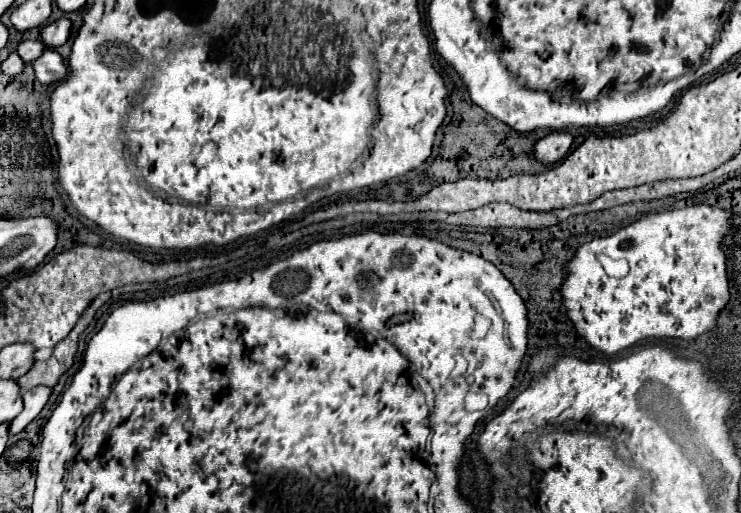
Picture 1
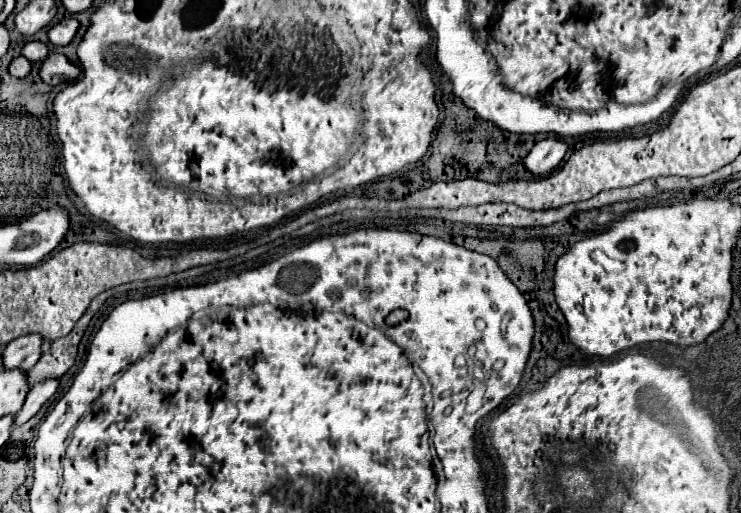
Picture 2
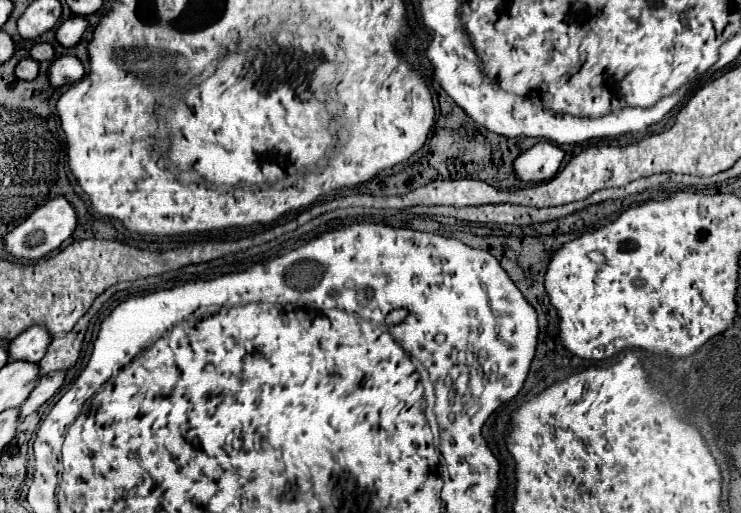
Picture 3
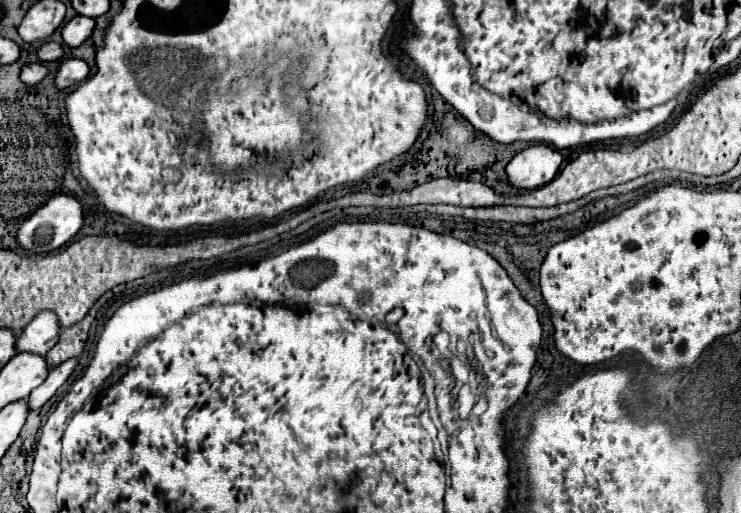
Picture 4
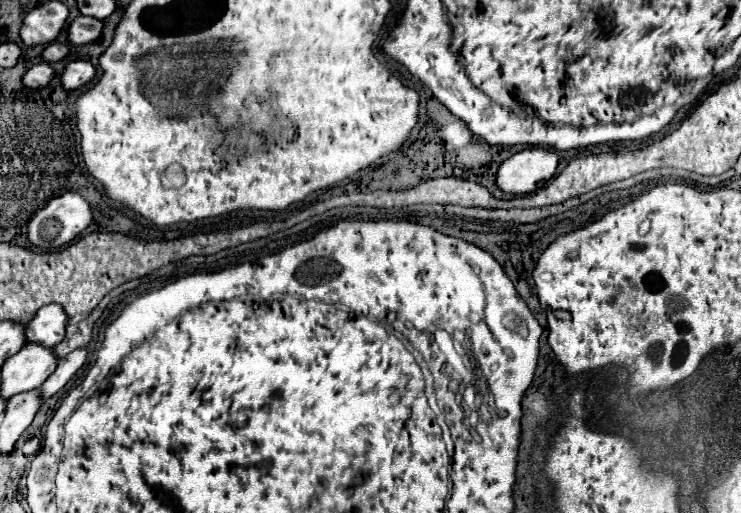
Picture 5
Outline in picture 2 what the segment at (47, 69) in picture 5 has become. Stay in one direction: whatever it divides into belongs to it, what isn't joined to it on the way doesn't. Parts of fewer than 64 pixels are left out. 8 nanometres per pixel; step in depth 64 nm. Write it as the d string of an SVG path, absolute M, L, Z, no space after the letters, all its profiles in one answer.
M18 56L18 58L12 60L8 72L12 76L16 76L16 78L26 78L32 72L32 62L28 58L24 58L24 56Z

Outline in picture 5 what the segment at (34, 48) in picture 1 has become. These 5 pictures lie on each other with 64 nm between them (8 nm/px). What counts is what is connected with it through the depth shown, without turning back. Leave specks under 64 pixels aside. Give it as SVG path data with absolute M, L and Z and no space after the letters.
M62 42L48 44L48 46L44 48L44 52L42 52L42 56L44 56L44 60L46 60L48 64L58 62L58 60L64 60L68 54L70 54L70 48L68 48L68 44L62 44Z

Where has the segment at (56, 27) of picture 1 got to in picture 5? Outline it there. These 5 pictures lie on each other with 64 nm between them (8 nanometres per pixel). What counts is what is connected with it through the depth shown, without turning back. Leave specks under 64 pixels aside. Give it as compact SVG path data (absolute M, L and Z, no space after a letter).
M78 16L68 28L68 40L72 44L90 44L102 36L104 22L88 16Z

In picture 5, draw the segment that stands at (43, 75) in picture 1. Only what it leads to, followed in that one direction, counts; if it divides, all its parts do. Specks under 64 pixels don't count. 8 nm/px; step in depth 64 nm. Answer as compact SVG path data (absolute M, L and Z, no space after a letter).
M76 60L70 62L62 74L62 86L66 90L78 90L82 86L86 86L88 82L92 82L92 78L96 76L96 68L86 62L86 60Z

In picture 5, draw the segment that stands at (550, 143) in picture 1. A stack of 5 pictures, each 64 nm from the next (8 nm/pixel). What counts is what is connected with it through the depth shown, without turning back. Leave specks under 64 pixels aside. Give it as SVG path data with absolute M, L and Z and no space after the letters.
M526 148L504 160L496 172L496 186L506 194L530 194L548 182L558 166L558 156L544 148Z

